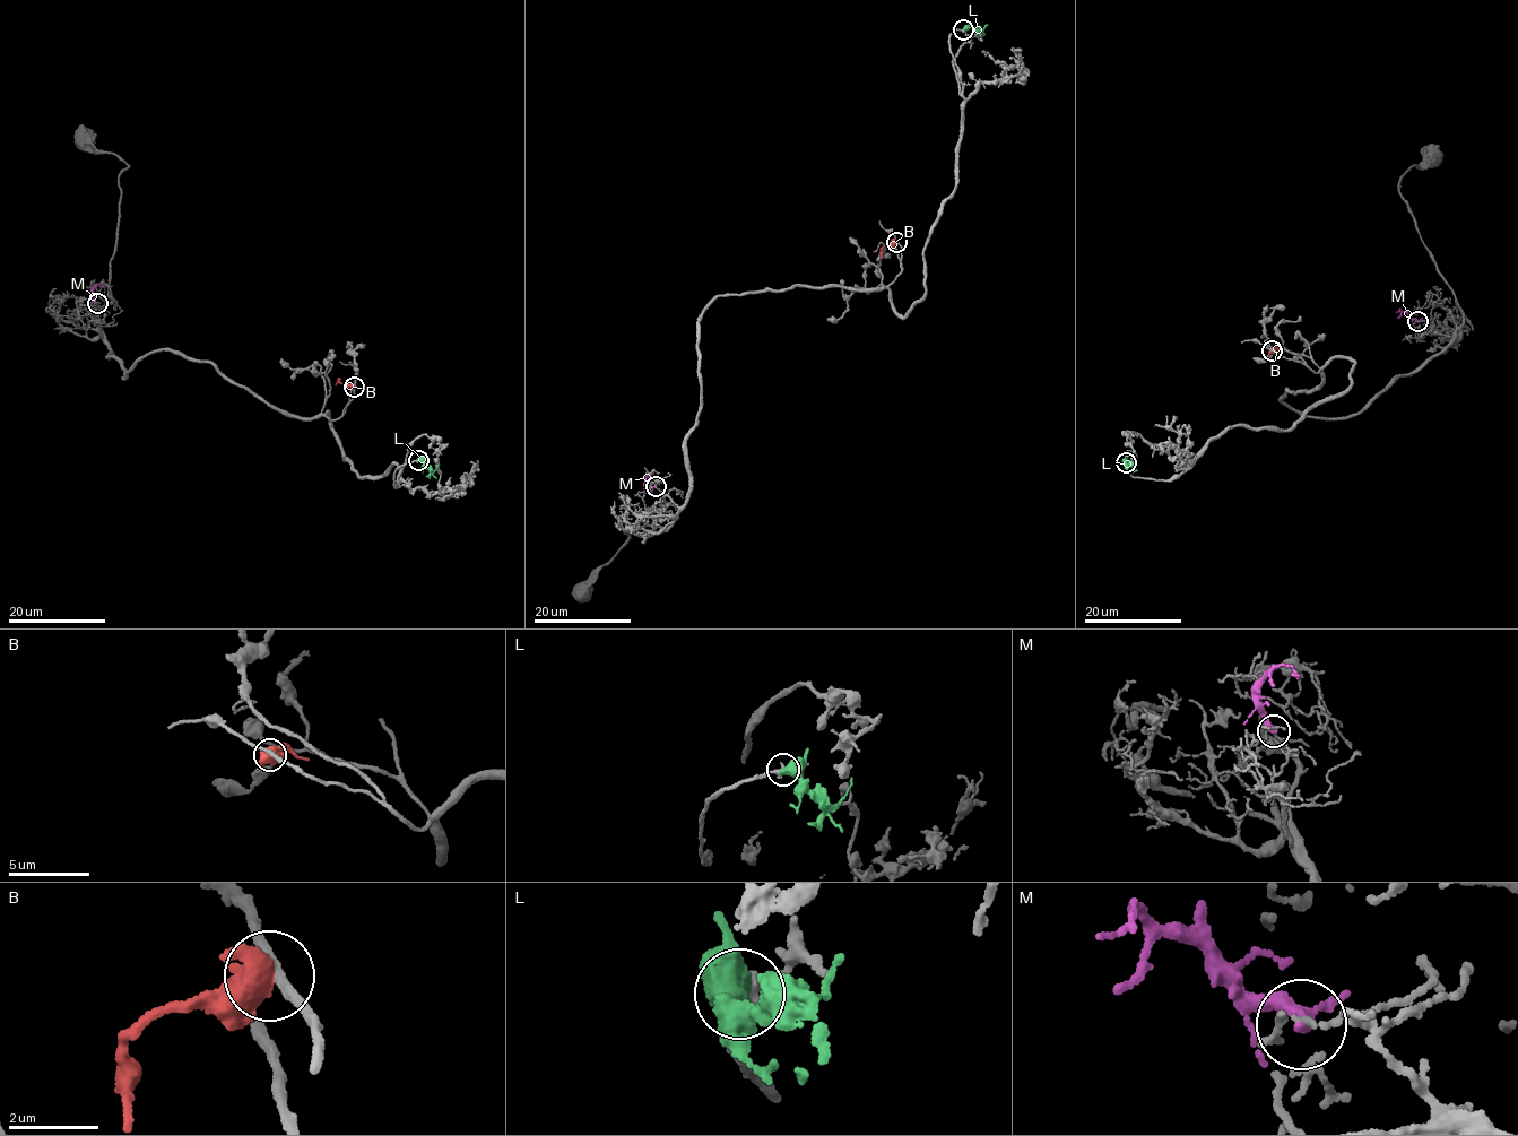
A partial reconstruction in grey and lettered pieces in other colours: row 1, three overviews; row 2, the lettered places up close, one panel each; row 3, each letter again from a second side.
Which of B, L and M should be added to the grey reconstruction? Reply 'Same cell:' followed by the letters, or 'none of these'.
Same cell: L

